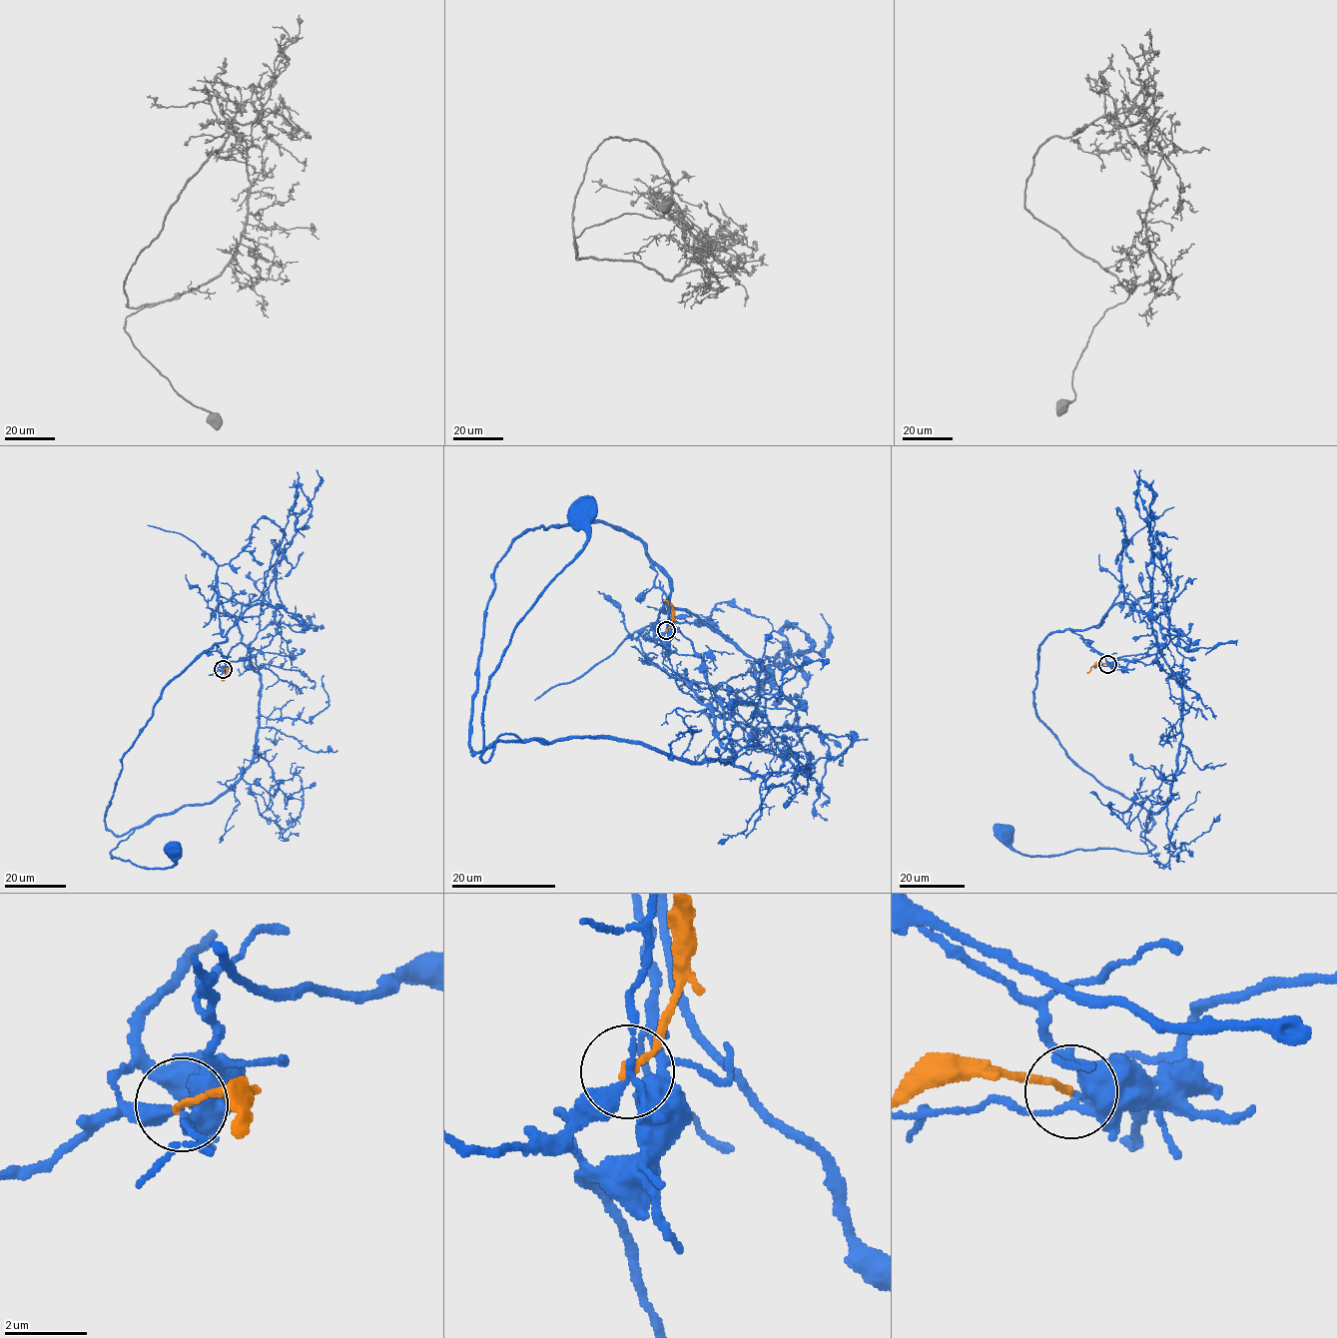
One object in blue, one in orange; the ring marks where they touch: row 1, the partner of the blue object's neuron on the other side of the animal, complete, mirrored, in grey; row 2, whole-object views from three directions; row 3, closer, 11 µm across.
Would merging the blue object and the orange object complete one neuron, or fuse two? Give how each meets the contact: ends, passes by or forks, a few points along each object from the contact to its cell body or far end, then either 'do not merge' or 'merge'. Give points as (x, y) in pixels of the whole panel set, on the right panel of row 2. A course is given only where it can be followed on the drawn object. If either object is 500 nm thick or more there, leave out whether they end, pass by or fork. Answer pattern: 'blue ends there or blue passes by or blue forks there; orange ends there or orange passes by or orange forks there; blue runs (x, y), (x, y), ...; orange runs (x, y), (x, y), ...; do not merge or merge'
blue forks there; orange ends there; blue runs (1107, 664), (1102, 654), (1157, 663), (1181, 688), (1171, 799), (1140, 836), (1155, 847), (1031, 857), (1002, 834); orange runs (1107, 664), (1095, 663), (1086, 672); merge

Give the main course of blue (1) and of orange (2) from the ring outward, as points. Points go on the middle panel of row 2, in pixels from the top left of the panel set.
1: (666, 630), (672, 619), (702, 659), (732, 764), (513, 735), (481, 759), (489, 676), (583, 546), (577, 513)
2: (666, 630), (672, 620), (672, 610), (663, 599)

